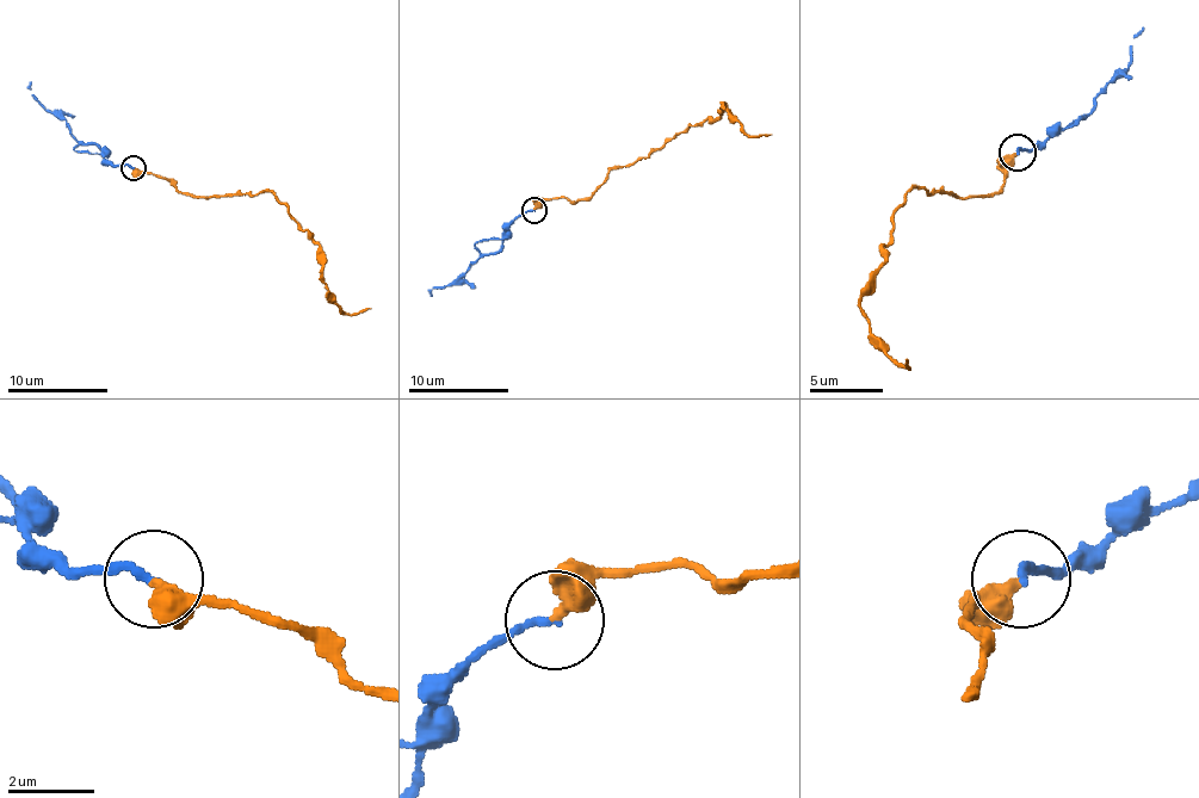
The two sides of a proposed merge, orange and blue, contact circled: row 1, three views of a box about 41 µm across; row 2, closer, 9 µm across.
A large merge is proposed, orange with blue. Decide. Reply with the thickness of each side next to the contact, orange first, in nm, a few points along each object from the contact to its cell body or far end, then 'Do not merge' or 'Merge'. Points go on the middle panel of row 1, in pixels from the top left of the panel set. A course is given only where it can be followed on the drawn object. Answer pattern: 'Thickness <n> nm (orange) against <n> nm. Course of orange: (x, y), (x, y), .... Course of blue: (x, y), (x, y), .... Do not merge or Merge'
Thickness 360 nm (orange) against 160 nm. Course of orange: (535, 209), (544, 199), (589, 197), (612, 169), (718, 116), (723, 104), (751, 136), (771, 134). Course of blue: (535, 209), (524, 212), (512, 224), (496, 252), (481, 254), (449, 285), (433, 288), (431, 295). Merge

